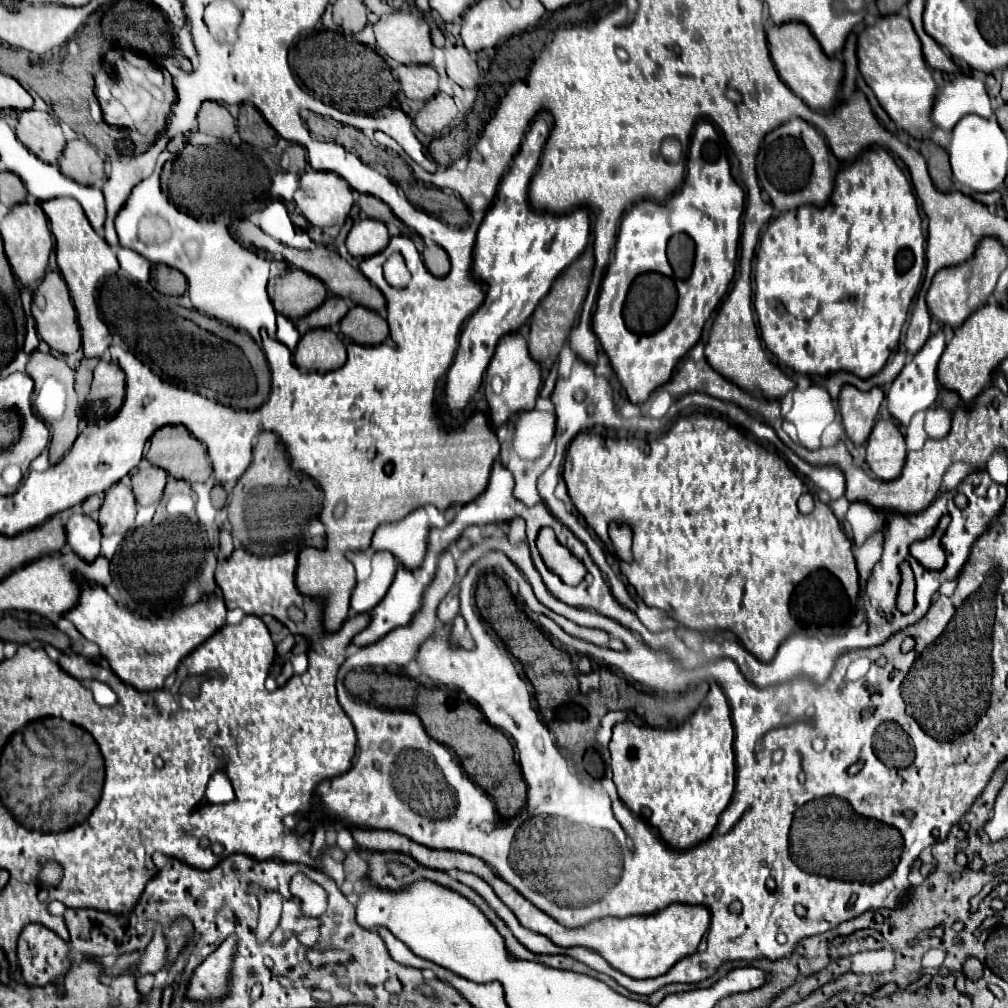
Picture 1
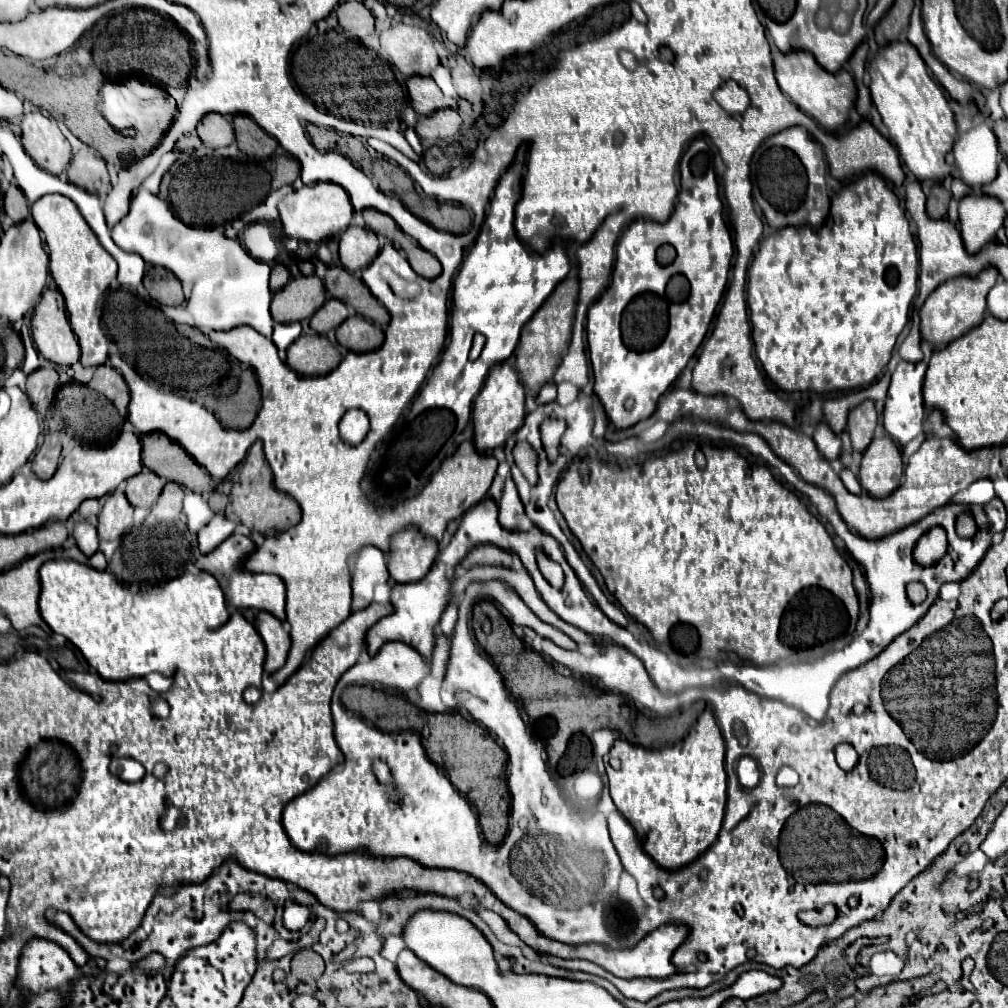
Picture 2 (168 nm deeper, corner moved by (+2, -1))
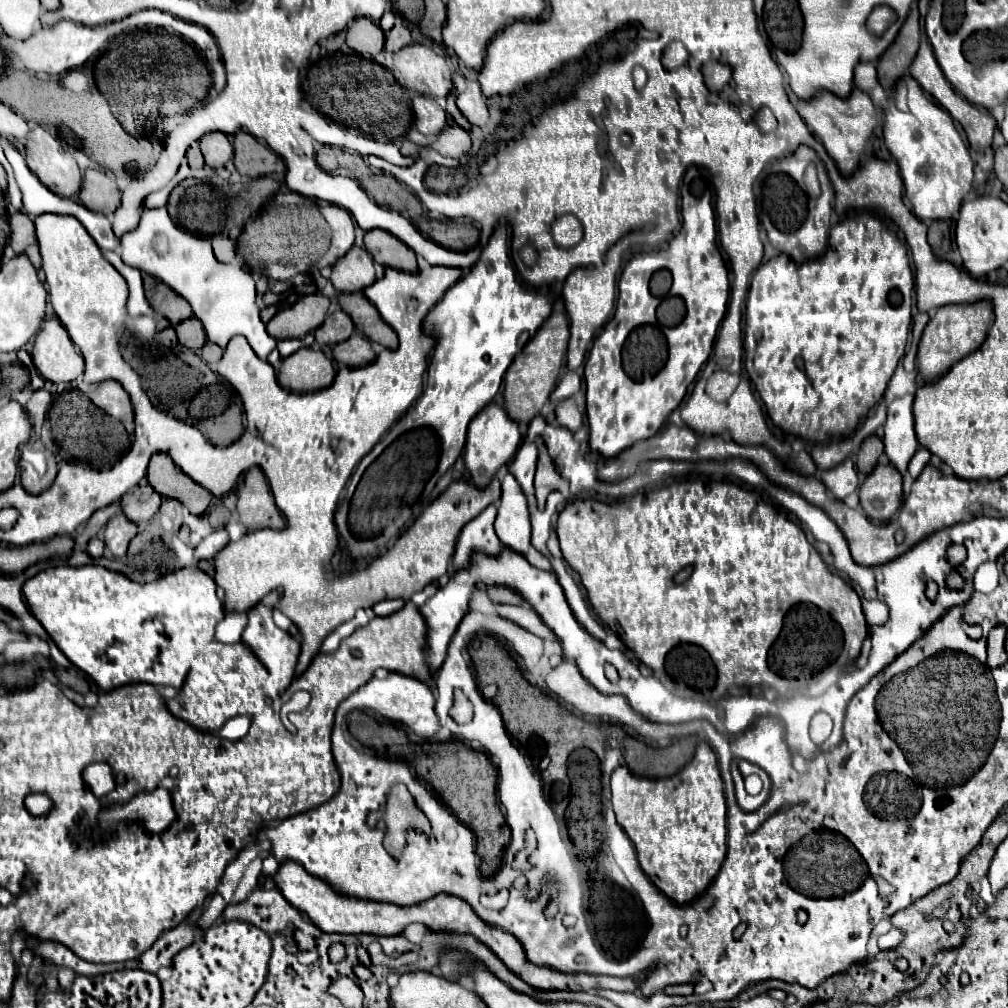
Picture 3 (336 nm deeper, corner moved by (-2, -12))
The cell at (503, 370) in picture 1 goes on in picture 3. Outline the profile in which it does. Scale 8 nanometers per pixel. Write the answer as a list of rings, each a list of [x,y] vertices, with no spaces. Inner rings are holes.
[[[491,403],[481,413],[477,413],[467,429],[467,443],[465,443],[465,451],[463,451],[465,469],[469,471],[473,483],[481,489],[487,487],[491,483],[491,479],[495,477],[497,469],[507,465],[513,459],[513,455],[519,449],[519,441],[521,441],[519,427],[515,421],[509,419],[509,415],[505,413],[505,409],[501,405]]]

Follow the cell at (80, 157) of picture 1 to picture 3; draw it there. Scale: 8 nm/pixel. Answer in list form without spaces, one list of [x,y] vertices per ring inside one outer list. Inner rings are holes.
[[[87,169],[83,173],[79,201],[95,213],[111,215],[111,213],[115,213],[115,209],[121,203],[121,191],[119,191],[115,179],[109,177],[105,171]]]

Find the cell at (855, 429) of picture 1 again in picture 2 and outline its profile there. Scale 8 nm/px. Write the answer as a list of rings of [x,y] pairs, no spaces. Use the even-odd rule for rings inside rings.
[[[871,400],[861,402],[859,406],[855,406],[849,412],[847,418],[847,430],[853,442],[853,450],[863,452],[869,442],[873,440],[873,432],[877,426],[877,412],[875,412],[875,404]]]

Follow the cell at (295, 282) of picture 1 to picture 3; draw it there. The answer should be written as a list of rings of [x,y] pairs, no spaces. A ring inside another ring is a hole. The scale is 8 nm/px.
[[[305,295],[295,305],[279,311],[269,323],[267,333],[281,339],[303,339],[307,333],[315,331],[329,309],[329,299],[323,295]]]

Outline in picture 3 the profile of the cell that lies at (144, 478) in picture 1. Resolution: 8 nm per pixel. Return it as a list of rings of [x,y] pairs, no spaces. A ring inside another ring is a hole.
[[[137,485],[131,491],[127,491],[119,503],[129,521],[143,523],[157,513],[161,505],[161,495],[155,493],[149,485]]]

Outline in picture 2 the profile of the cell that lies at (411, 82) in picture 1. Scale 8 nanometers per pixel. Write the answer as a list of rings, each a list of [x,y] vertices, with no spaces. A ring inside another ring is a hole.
[[[409,76],[405,80],[405,86],[409,92],[411,106],[419,114],[427,116],[427,114],[433,114],[435,110],[447,106],[447,98],[443,96],[443,92],[435,84],[435,80],[429,76]]]

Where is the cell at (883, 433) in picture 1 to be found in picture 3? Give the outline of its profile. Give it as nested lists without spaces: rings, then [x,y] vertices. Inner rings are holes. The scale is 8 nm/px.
[[[877,465],[867,475],[859,489],[859,499],[865,515],[871,521],[889,521],[897,515],[903,503],[903,477],[891,465]]]

